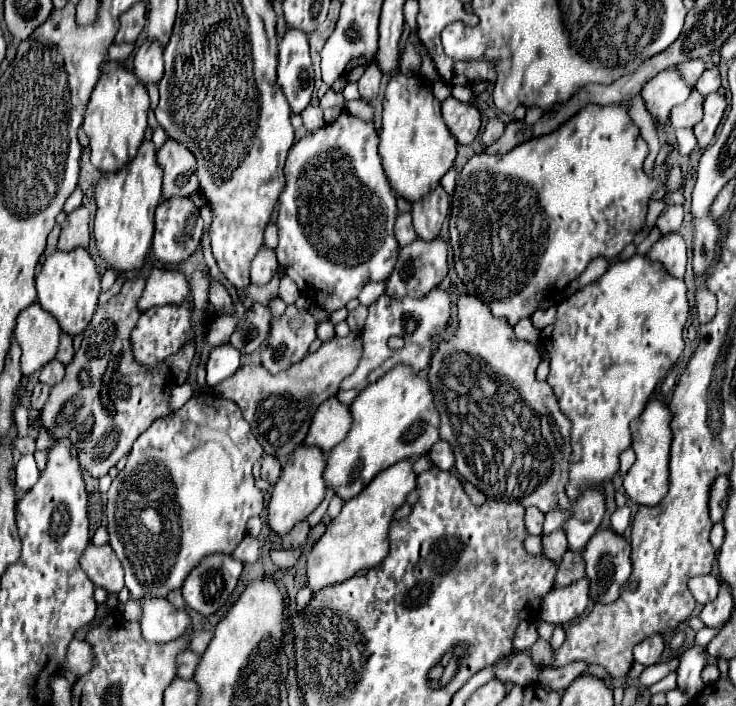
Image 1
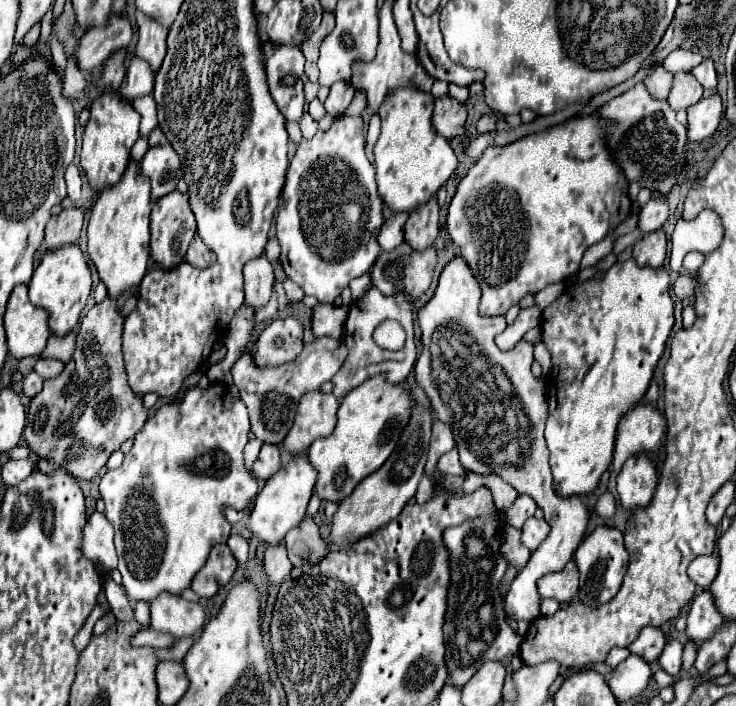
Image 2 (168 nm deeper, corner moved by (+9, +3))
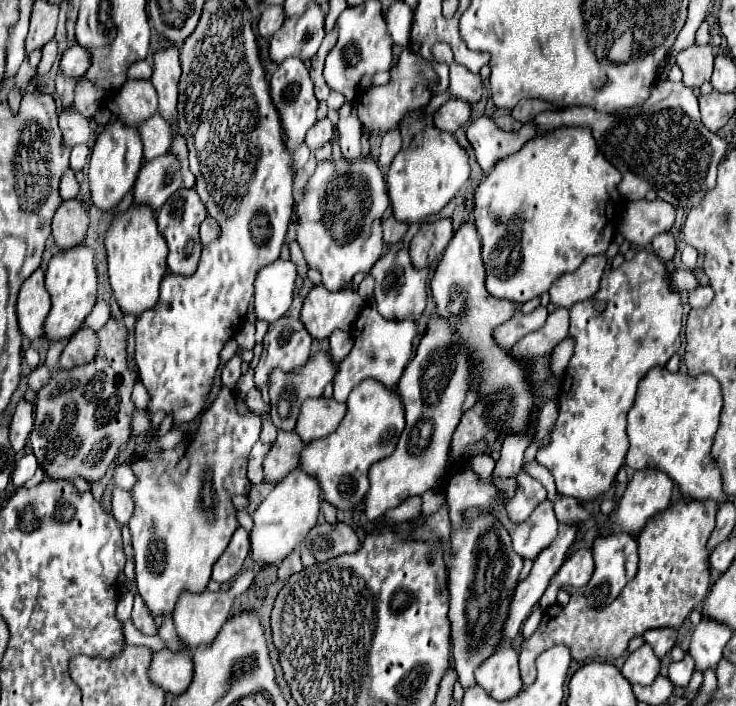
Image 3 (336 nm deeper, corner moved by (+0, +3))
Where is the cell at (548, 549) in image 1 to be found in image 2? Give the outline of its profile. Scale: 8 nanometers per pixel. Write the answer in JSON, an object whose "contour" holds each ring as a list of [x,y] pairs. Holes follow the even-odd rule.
{"contour":[[[530,517],[524,527],[522,527],[522,537],[520,537],[520,543],[528,549],[536,549],[544,537],[548,535],[548,523],[544,519],[536,519],[536,517]]]}

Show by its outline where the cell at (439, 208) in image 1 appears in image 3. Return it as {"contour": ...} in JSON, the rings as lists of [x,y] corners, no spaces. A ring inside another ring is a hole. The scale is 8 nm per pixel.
{"contour":[[[439,217],[431,223],[419,227],[417,235],[411,239],[411,261],[417,269],[431,267],[435,257],[447,247],[453,237],[453,225],[449,217]]]}

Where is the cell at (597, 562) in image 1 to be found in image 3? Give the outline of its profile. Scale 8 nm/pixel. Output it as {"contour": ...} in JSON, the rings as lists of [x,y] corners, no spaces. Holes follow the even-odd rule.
{"contour":[[[611,533],[611,535],[597,537],[593,541],[591,551],[595,561],[595,571],[591,581],[585,587],[585,599],[589,607],[601,609],[609,605],[621,593],[621,589],[637,575],[637,541],[629,533]]]}

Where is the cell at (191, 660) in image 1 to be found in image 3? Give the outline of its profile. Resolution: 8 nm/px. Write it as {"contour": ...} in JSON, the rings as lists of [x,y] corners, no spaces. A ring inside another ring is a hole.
{"contour":[[[135,595],[131,621],[133,621],[135,629],[141,631],[143,635],[157,635],[157,621],[155,621],[155,617],[151,615],[151,611],[147,609],[145,601],[139,595]]]}

